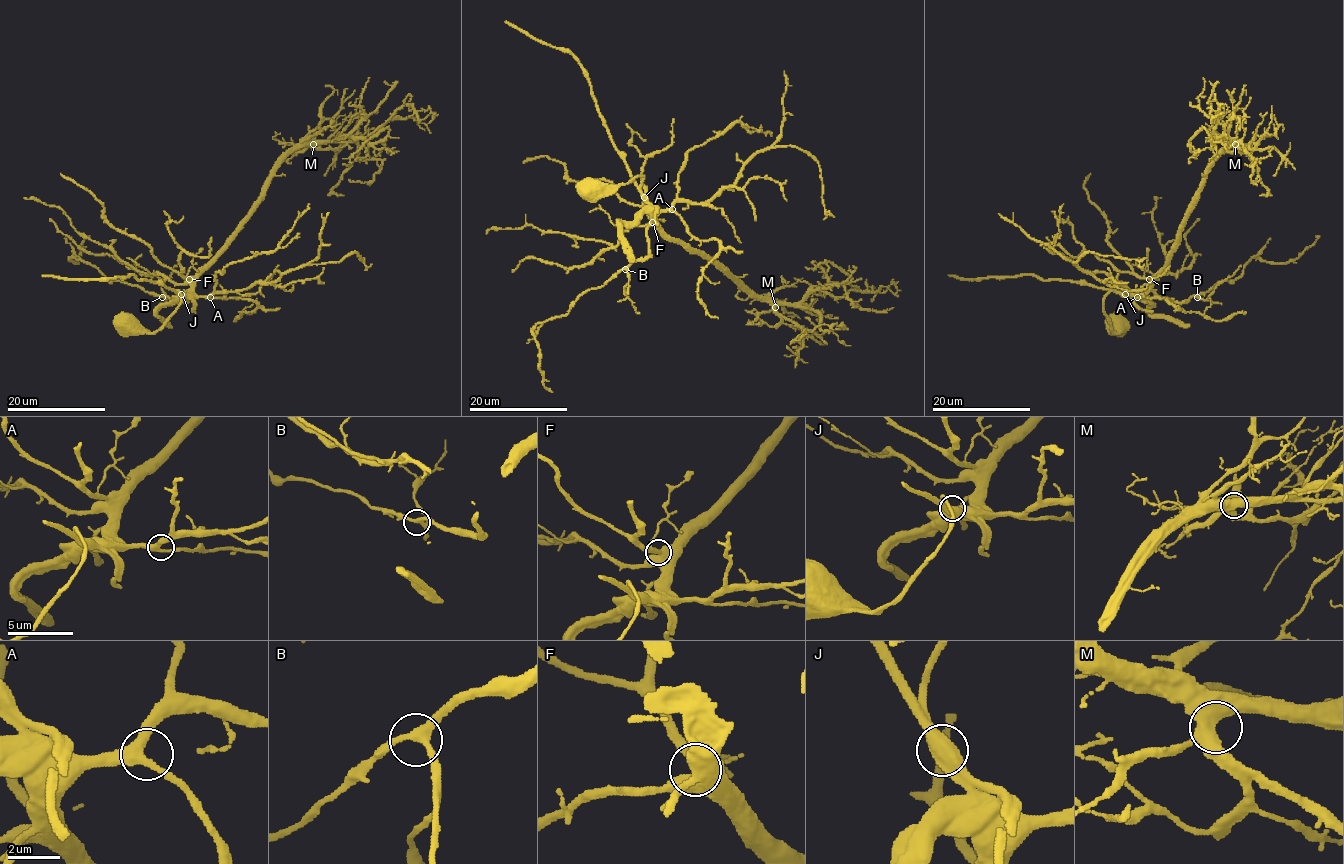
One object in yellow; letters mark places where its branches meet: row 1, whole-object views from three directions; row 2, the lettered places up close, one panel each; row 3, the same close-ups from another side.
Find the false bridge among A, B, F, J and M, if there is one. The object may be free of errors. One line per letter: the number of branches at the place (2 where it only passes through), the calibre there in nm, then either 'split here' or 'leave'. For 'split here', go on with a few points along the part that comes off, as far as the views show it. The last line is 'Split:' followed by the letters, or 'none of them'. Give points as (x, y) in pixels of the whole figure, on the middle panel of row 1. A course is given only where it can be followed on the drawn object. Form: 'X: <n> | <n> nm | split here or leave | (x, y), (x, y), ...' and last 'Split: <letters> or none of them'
A: 3 | 360 nm | leave
B: 3 | 280 nm | leave
F: 2 | 480 nm | leave
J: 2 | 650 nm | leave
M: 3 | 480 nm | leave
Split: none of them

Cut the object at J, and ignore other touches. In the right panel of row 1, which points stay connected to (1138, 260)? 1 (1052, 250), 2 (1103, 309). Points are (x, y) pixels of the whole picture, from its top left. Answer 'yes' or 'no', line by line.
1: yes
2: yes

